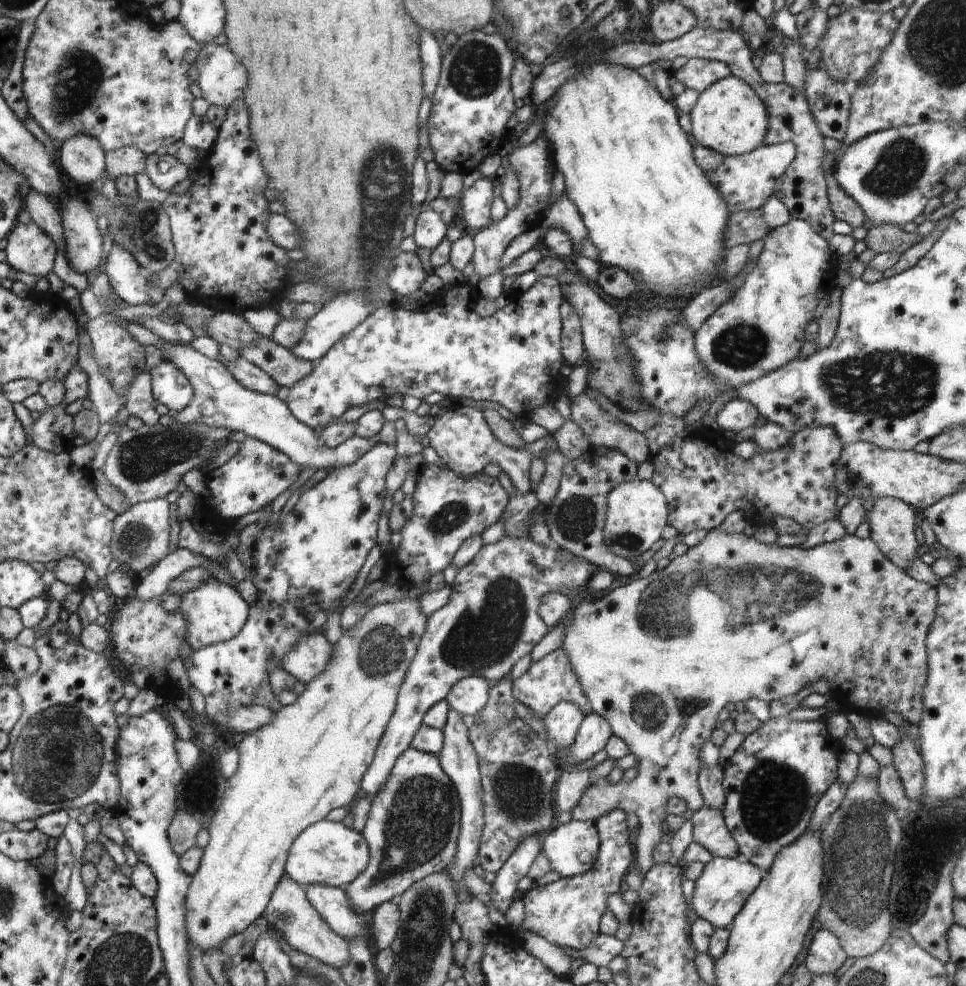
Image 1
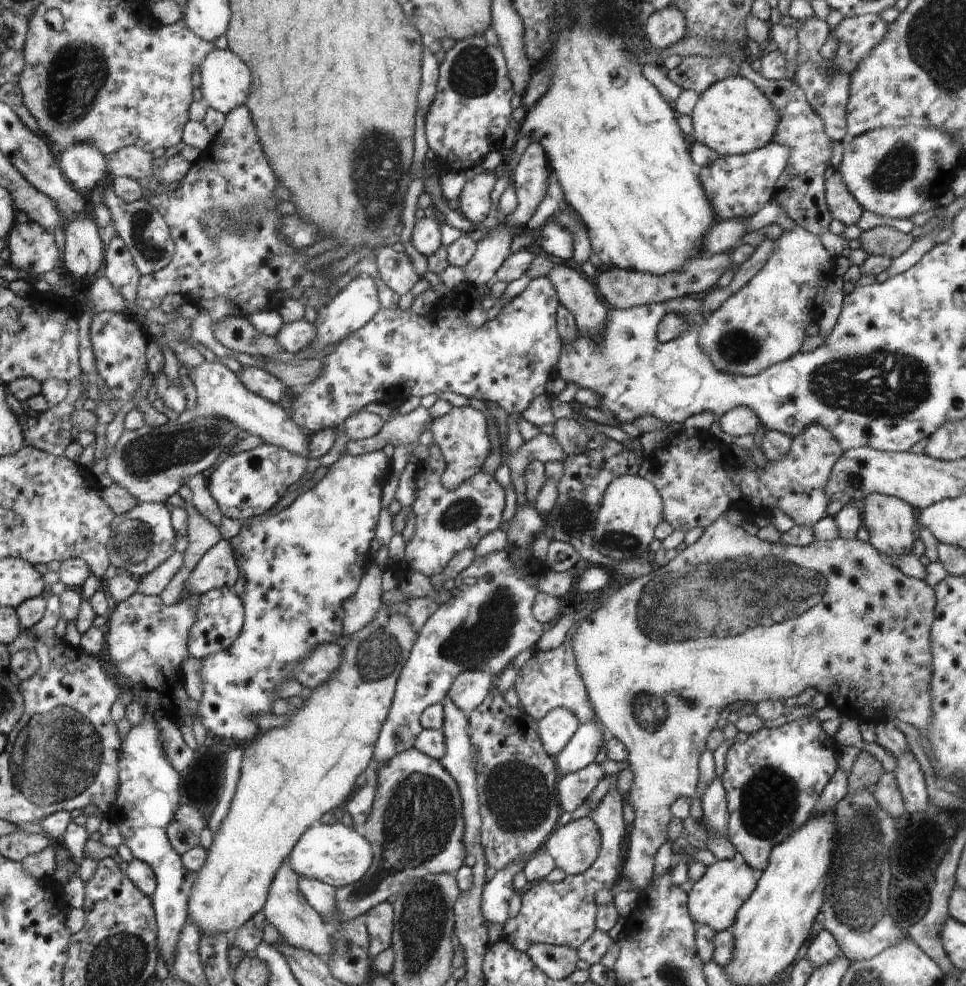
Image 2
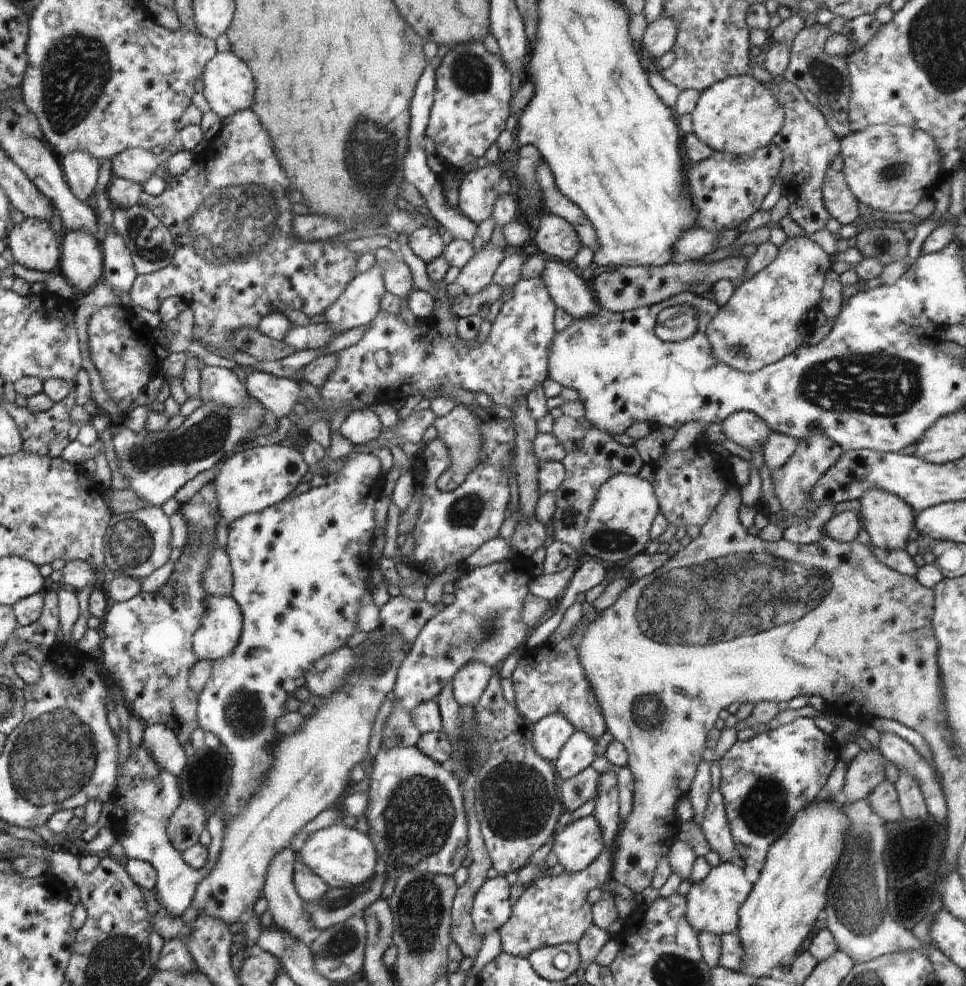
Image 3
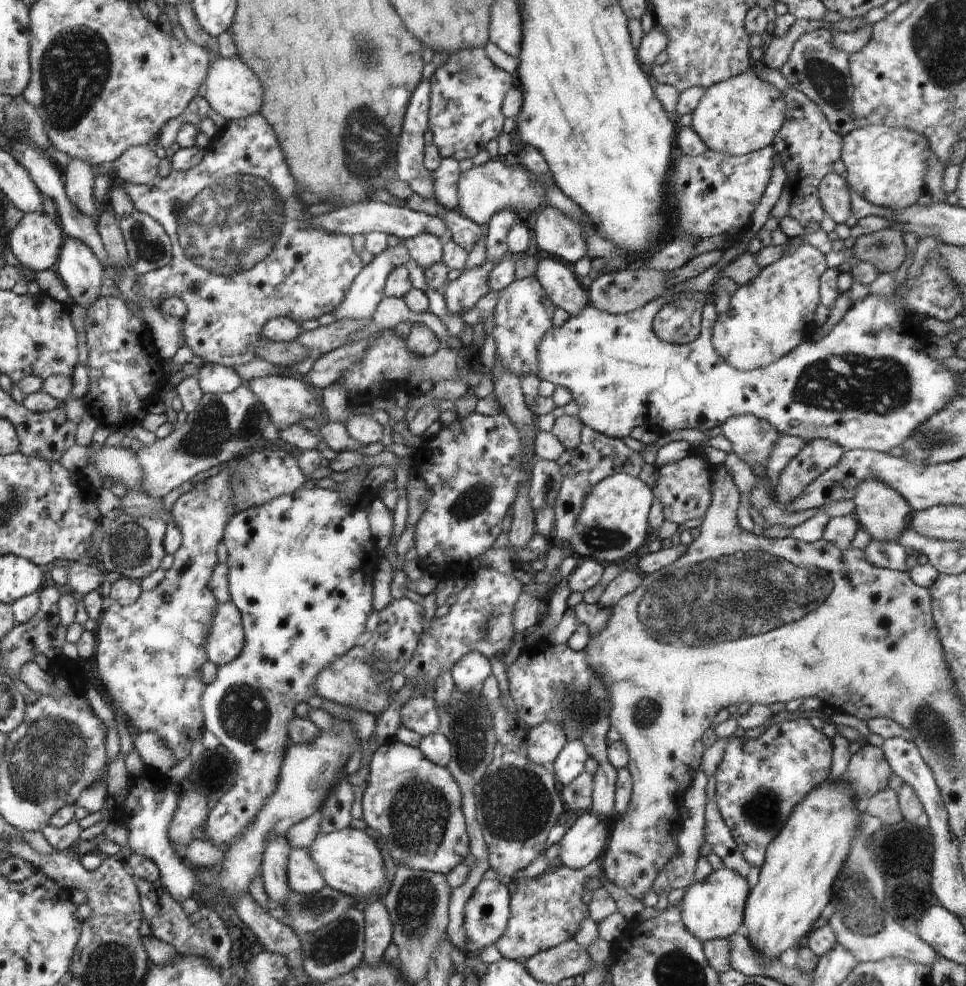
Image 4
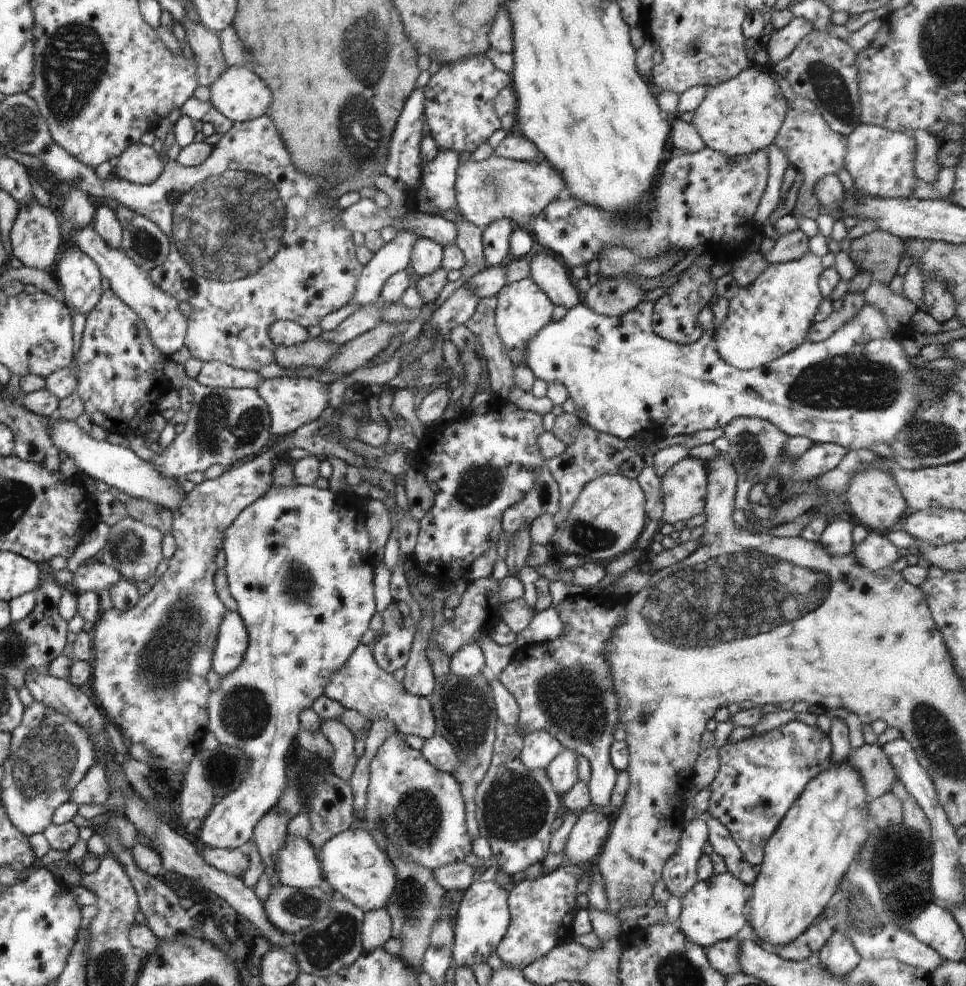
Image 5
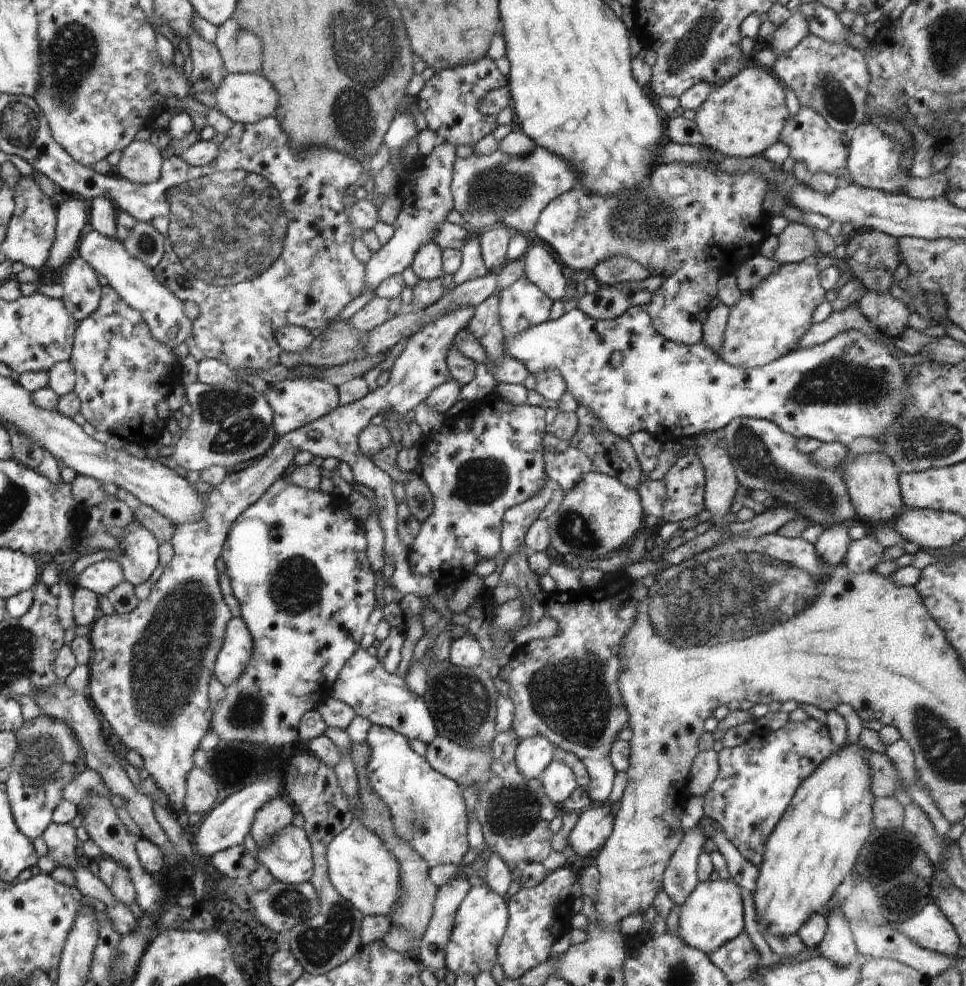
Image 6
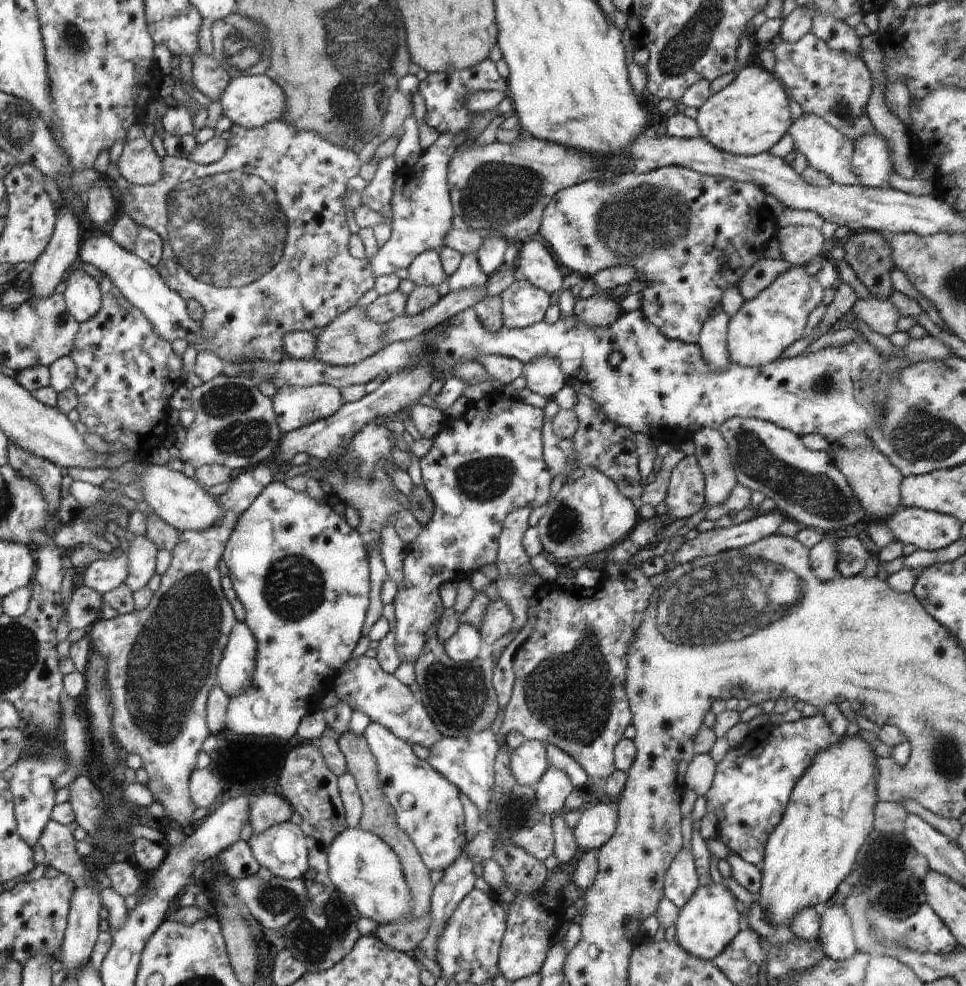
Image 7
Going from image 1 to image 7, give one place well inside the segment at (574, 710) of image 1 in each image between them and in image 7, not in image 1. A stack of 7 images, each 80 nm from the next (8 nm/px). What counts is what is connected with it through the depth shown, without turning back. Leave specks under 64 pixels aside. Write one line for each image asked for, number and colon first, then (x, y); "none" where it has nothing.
2: (556, 728)
3: (549, 734)
4: (545, 740)
5: (539, 748)
6: (533, 755)
7: (528, 762)

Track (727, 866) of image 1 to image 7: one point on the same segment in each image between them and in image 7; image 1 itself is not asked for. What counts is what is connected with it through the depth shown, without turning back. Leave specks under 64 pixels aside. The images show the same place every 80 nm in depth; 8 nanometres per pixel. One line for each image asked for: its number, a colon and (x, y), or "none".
2: (714, 899)
3: (713, 903)
4: (712, 909)
5: (712, 909)
6: (712, 915)
7: (706, 924)

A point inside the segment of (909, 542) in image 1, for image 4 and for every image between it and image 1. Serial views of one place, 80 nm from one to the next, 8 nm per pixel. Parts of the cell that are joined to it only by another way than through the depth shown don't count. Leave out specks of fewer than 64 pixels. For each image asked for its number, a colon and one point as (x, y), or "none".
2: (890, 522)
3: (888, 519)
4: (880, 510)

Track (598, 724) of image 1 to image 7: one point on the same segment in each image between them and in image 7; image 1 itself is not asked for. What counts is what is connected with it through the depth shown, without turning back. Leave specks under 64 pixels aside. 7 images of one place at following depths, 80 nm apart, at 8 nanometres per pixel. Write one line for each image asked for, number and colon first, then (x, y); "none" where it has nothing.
2: (581, 750)
3: (579, 751)
4: (569, 763)
5: (562, 772)
6: (558, 781)
7: (551, 791)

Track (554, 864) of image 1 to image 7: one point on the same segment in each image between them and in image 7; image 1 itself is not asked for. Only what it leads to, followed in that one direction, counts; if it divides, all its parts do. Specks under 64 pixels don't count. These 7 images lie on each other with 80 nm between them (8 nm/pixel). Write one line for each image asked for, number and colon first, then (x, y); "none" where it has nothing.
2: (574, 847)
3: (577, 846)
4: (587, 838)
5: (591, 830)
6: (594, 825)
7: (598, 822)

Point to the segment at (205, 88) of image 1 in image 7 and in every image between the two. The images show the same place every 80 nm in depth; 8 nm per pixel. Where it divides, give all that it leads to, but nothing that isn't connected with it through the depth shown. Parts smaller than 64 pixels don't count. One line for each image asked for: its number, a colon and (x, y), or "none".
2: (224, 80)
3: (228, 87)
4: (232, 89)
5: (239, 94)
6: (244, 98)
7: (250, 101)

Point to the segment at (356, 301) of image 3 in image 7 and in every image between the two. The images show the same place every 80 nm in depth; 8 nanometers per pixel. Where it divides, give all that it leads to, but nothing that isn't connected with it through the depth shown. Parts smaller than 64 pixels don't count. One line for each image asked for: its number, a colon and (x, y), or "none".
4: (367, 291)
5: (395, 256)
6: (426, 194)
7: (421, 204)

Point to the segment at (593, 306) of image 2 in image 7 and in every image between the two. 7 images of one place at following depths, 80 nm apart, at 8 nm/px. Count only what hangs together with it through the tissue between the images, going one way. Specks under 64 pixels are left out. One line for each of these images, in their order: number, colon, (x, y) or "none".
3: (570, 292)
4: (565, 290)
5: (552, 278)
6: (541, 269)
7: (538, 267)

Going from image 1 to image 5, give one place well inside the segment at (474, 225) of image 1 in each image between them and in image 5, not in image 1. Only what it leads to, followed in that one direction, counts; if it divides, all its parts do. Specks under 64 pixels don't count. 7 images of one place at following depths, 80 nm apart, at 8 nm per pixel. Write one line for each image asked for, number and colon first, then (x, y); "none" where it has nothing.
2: (474, 202)
3: (477, 190)
4: (482, 190)
5: (495, 188)

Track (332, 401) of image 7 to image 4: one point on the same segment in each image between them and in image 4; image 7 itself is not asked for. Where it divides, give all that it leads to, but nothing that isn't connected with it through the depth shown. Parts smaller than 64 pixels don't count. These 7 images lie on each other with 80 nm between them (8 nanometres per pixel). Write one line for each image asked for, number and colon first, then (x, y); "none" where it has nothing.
4: (289, 400)
5: (293, 402)
6: (297, 401)

